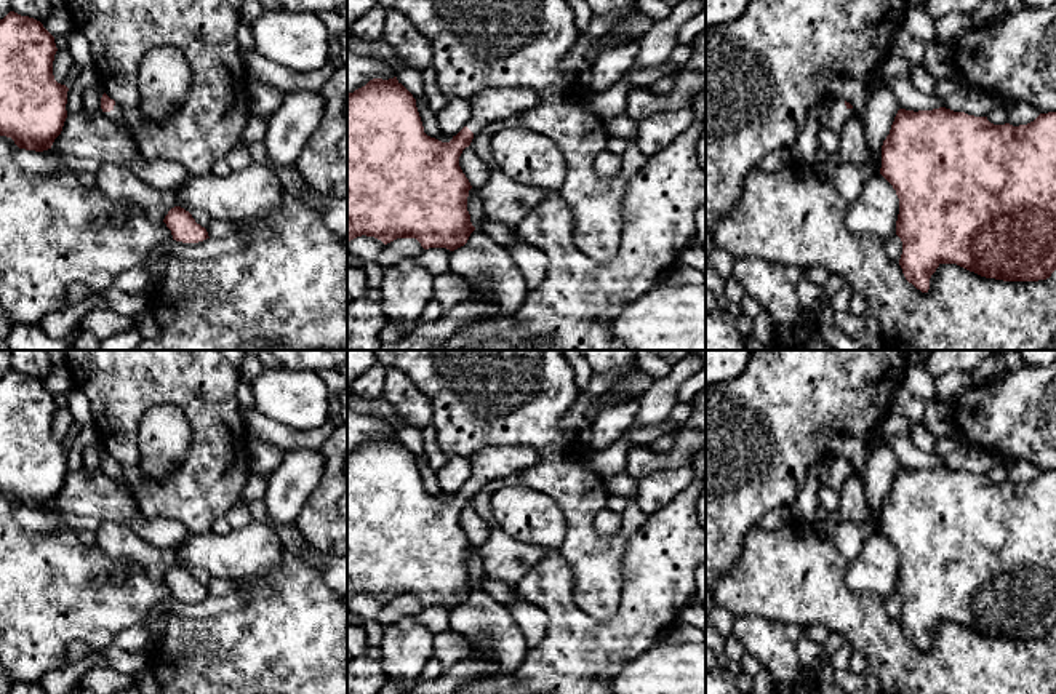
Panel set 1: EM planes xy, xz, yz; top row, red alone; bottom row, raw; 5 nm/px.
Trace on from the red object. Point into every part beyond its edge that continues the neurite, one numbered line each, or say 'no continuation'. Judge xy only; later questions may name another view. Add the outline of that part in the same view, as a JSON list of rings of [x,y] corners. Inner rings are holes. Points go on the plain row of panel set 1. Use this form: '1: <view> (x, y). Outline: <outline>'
1: xy (116, 474). Outline: [[[115,461],[114,467],[110,470],[102,470],[109,478],[117,481],[123,489],[128,491],[128,483],[125,481],[123,477],[123,469],[122,465]]]

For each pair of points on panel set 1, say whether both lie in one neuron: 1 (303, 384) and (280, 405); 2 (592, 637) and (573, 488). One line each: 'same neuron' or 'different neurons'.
1: same neuron
2: different neurons

